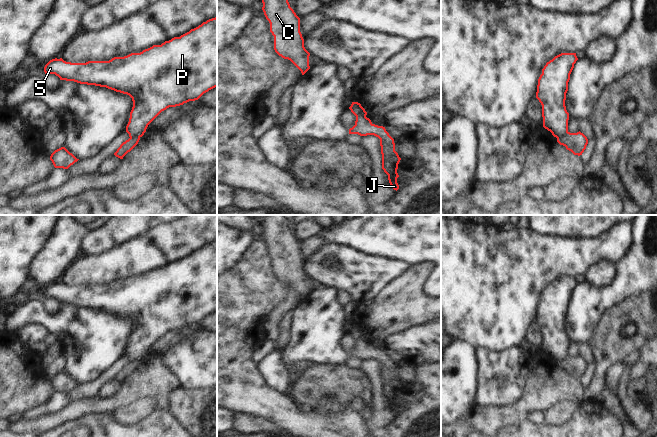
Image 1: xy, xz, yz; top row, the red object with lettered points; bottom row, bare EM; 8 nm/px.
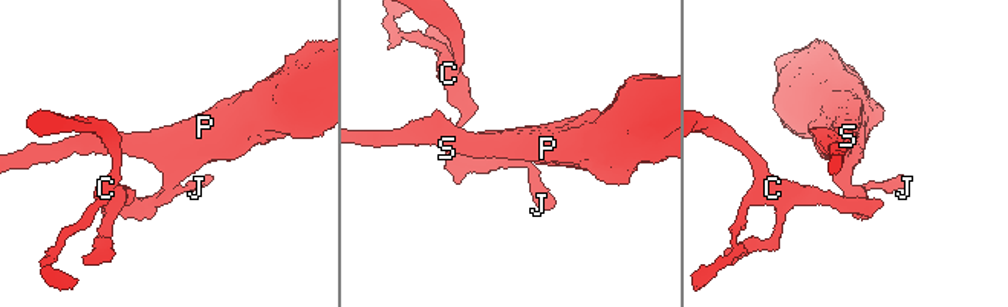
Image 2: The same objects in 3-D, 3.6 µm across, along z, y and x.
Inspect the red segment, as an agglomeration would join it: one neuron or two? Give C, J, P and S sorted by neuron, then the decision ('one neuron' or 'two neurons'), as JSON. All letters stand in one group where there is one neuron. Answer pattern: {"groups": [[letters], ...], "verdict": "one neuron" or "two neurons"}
{"groups": [["C", "J"], ["P", "S"]], "verdict": "two neurons"}

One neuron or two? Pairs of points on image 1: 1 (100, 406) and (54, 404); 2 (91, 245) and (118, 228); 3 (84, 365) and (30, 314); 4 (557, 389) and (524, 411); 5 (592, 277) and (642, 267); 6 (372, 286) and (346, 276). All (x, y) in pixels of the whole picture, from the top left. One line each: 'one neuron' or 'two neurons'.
1: two neurons
2: one neuron
3: one neuron
4: one neuron
5: two neurons
6: one neuron

